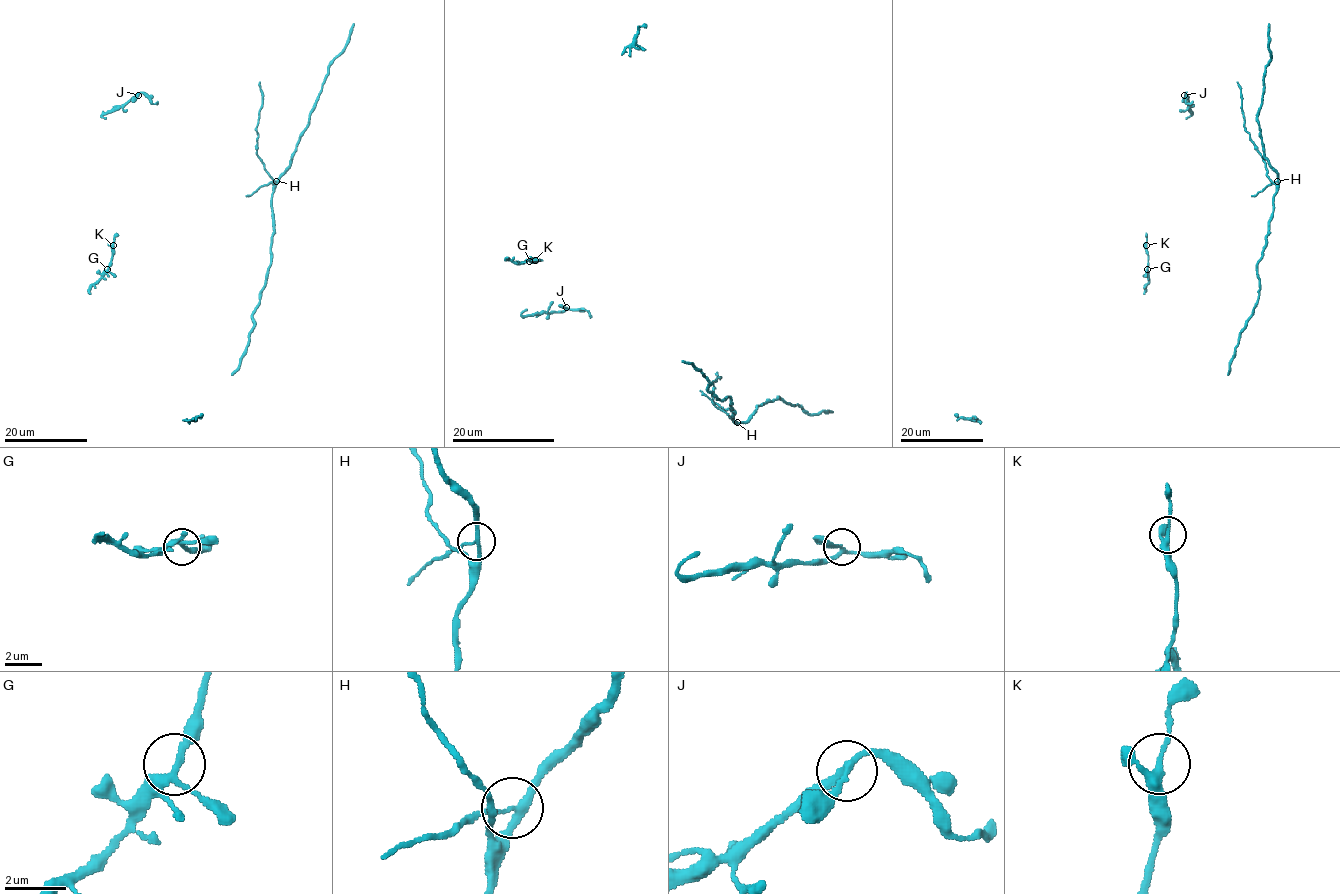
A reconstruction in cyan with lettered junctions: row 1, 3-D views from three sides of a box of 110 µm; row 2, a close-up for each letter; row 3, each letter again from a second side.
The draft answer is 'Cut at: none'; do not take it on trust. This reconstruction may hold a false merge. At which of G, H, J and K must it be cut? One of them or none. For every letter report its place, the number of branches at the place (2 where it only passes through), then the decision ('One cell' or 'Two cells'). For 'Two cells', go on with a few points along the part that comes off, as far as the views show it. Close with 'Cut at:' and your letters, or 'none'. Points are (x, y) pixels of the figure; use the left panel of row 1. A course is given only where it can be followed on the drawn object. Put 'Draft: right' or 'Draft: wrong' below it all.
G: Place: (107, 269). Branches: 3. One cell
H: Place: (276, 181). Branches: 3. Two cells. Course of the part to remove: (276, 181), (262, 185), (246, 196)
J: Place: (138, 95). Branches: 3. One cell
K: Place: (113, 245). Branches: 3. One cell
Cut at: H
Draft: wrong

